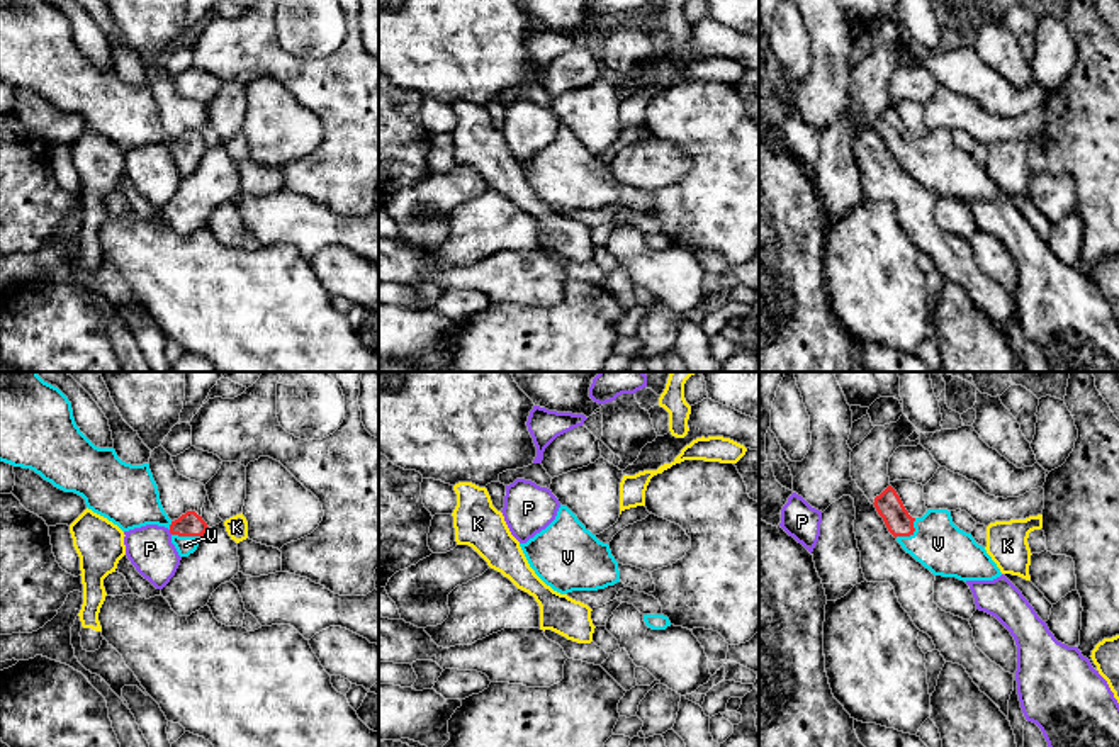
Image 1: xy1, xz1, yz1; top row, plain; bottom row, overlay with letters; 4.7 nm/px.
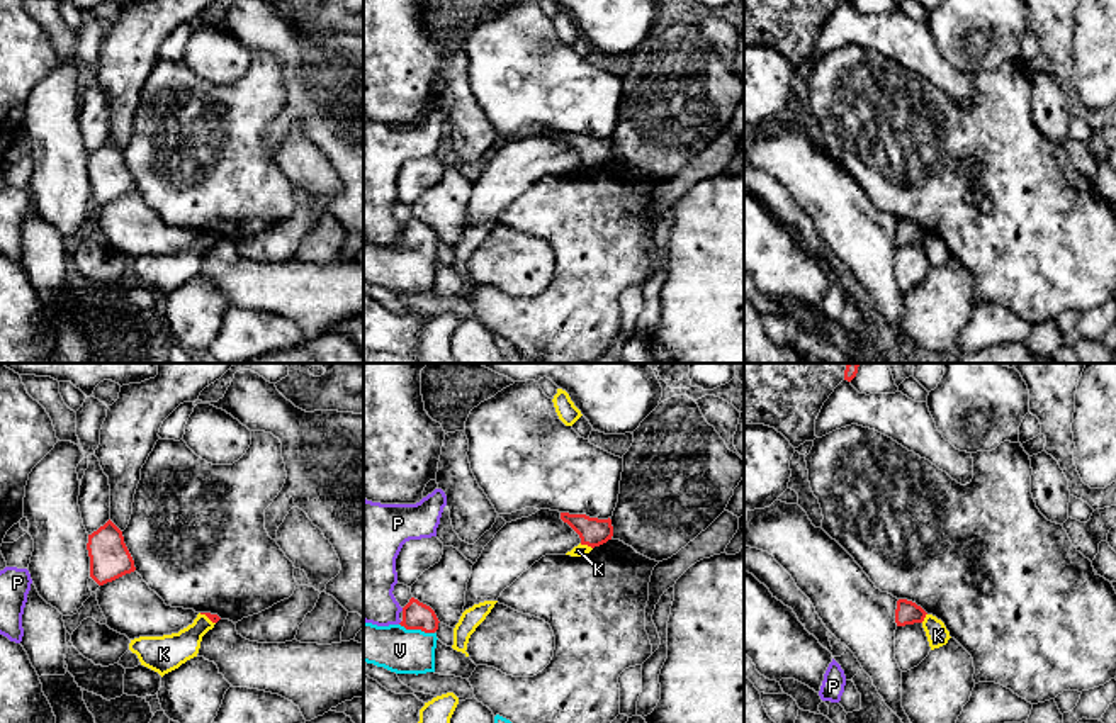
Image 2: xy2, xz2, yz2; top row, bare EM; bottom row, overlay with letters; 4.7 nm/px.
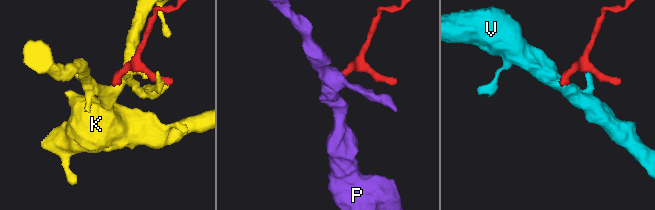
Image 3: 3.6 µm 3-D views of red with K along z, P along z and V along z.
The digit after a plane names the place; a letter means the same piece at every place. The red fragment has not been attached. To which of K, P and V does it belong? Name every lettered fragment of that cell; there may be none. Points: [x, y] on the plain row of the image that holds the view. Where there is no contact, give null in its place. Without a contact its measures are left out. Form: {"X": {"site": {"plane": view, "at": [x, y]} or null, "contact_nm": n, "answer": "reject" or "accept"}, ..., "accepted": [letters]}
{"K": {"site": {"plane": "xz2", "at": [586, 163]}, "contact_nm": 70, "answer": "reject"}, "P": {"site": {"plane": "xy1", "at": [170, 151]}, "contact_nm": 30, "answer": "reject"}, "V": {"site": {"plane": "xz2", "at": [417, 248]}, "contact_nm": 180, "answer": "accept"}, "accepted": ["V"]}

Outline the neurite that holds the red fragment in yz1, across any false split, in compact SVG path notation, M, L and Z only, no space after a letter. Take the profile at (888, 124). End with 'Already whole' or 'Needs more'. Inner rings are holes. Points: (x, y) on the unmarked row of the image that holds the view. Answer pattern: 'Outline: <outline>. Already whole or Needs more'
Outline: M891 105L873 124L902 168L934 195L964 202L1002 195L985 166L953 143L951 131L927 129L922 138L912 138Z. Needs more

